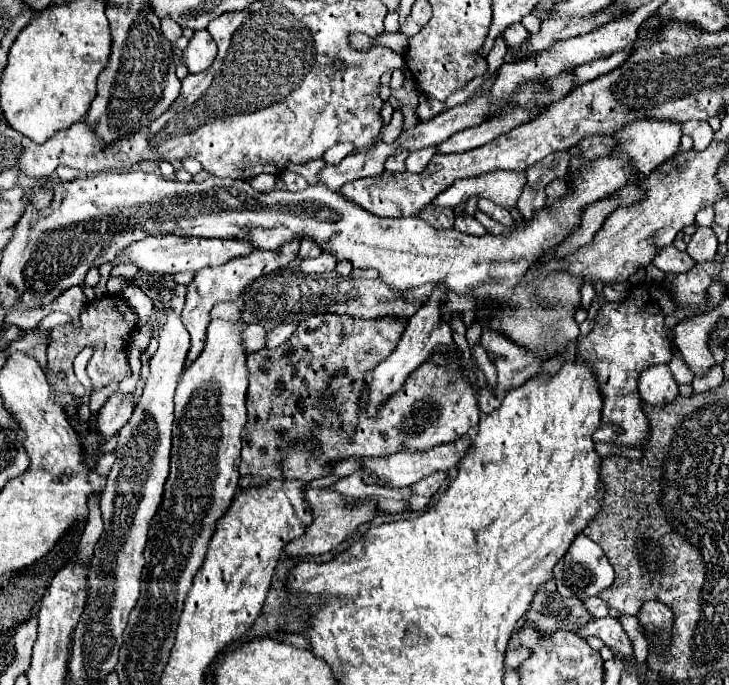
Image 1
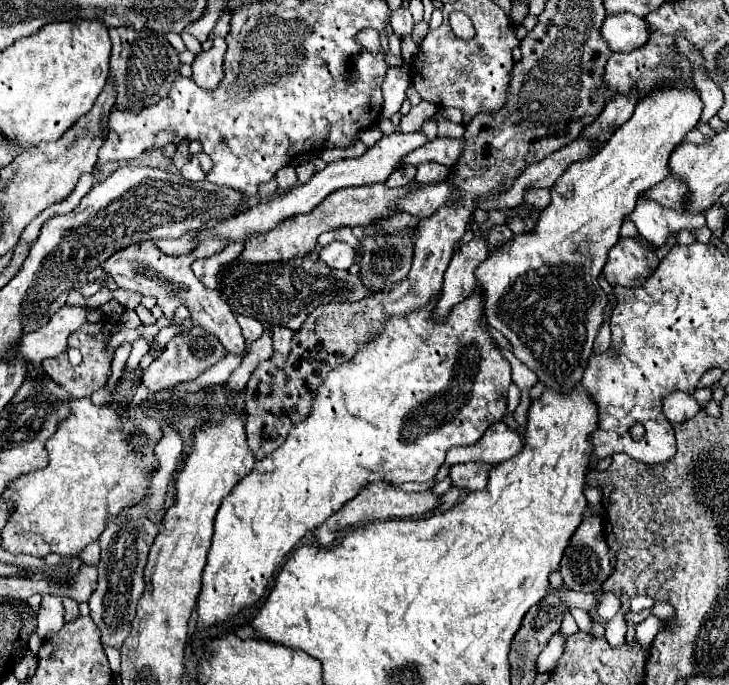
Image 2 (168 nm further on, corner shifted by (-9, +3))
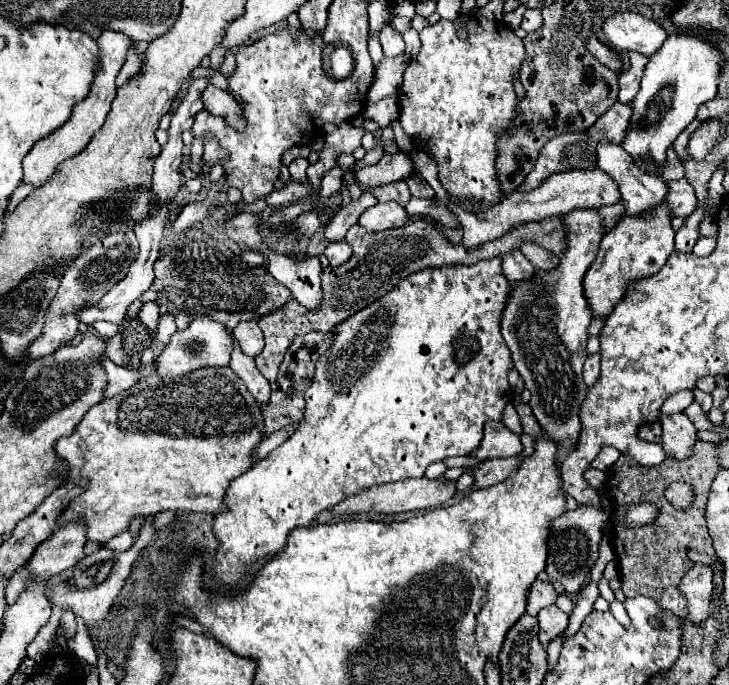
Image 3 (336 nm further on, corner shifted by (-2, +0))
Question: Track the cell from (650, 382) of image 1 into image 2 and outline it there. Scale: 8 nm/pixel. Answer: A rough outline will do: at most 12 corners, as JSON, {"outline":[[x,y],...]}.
{"outline":[[670,392],[664,414],[672,424],[692,418],[700,406],[692,394]]}

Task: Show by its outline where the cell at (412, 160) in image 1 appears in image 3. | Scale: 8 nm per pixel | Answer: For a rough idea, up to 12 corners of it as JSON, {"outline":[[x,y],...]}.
{"outline":[[413,173],[407,179],[413,197],[435,197],[431,185]]}

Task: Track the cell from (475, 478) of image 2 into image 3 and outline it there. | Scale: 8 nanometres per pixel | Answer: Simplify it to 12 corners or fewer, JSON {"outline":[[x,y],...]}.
{"outline":[[525,455],[487,459],[471,469],[475,489],[505,481]]}

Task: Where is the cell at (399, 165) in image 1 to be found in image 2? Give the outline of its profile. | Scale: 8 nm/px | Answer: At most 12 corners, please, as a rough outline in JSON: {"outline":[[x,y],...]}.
{"outline":[[402,166],[390,174],[386,184],[404,186],[414,180],[414,166]]}

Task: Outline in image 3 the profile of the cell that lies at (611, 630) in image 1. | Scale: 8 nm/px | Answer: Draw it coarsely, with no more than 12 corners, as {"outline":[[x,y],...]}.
{"outline":[[555,605],[537,615],[539,641],[551,639],[567,629],[567,615]]}

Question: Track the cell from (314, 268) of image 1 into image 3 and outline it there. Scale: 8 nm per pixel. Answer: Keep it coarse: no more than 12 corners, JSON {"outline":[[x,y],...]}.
{"outline":[[345,241],[329,243],[325,255],[331,267],[343,265],[351,257]]}

